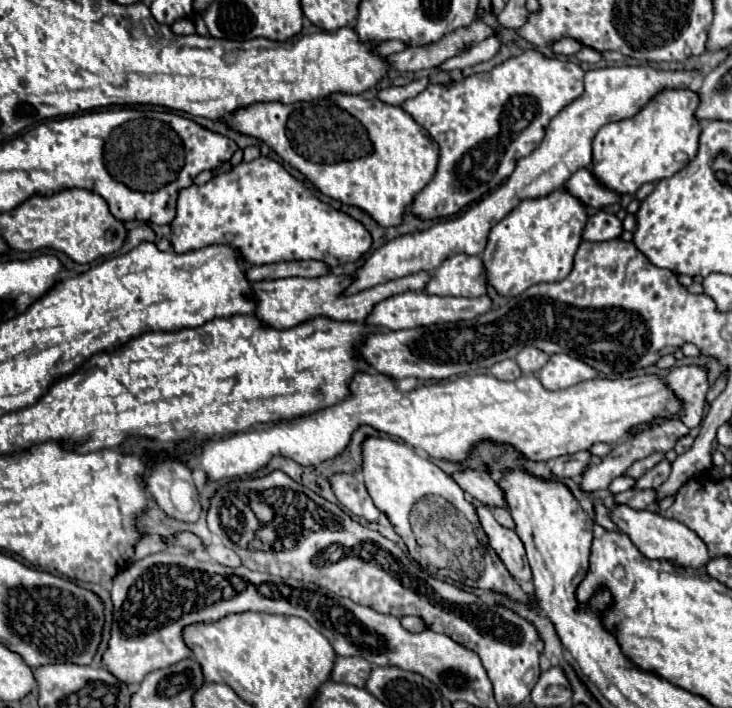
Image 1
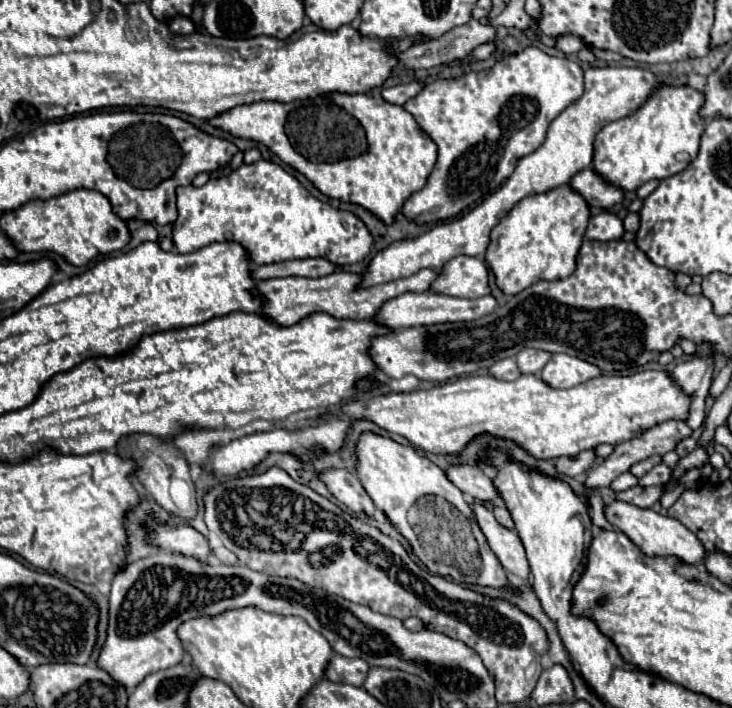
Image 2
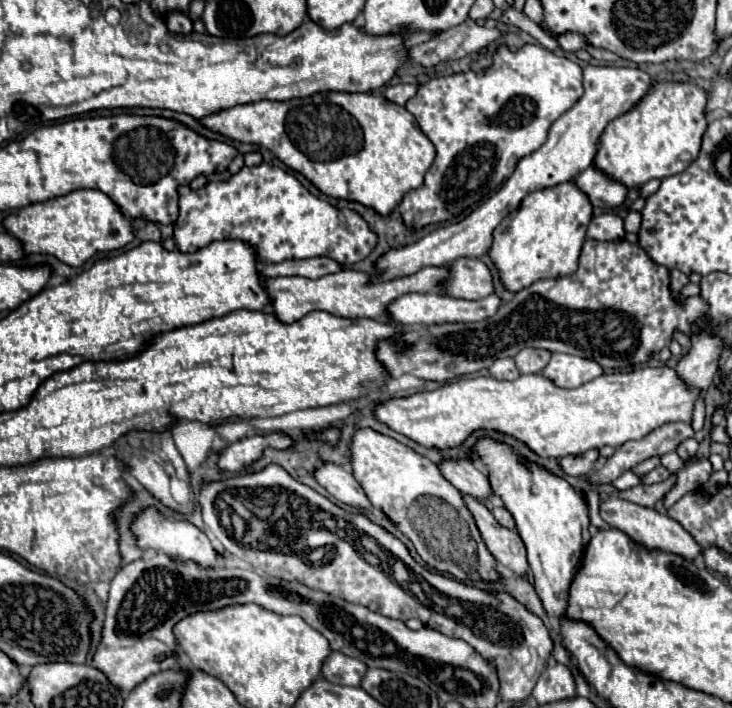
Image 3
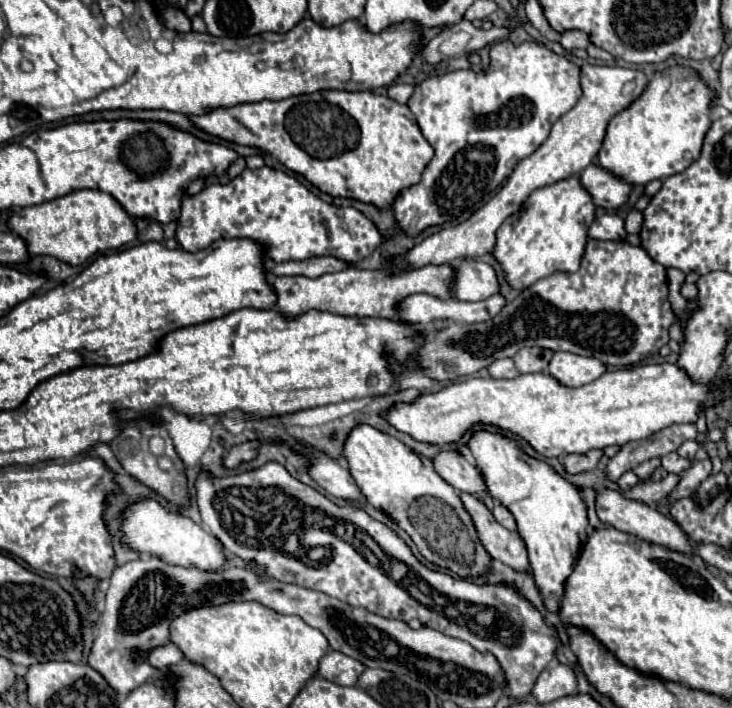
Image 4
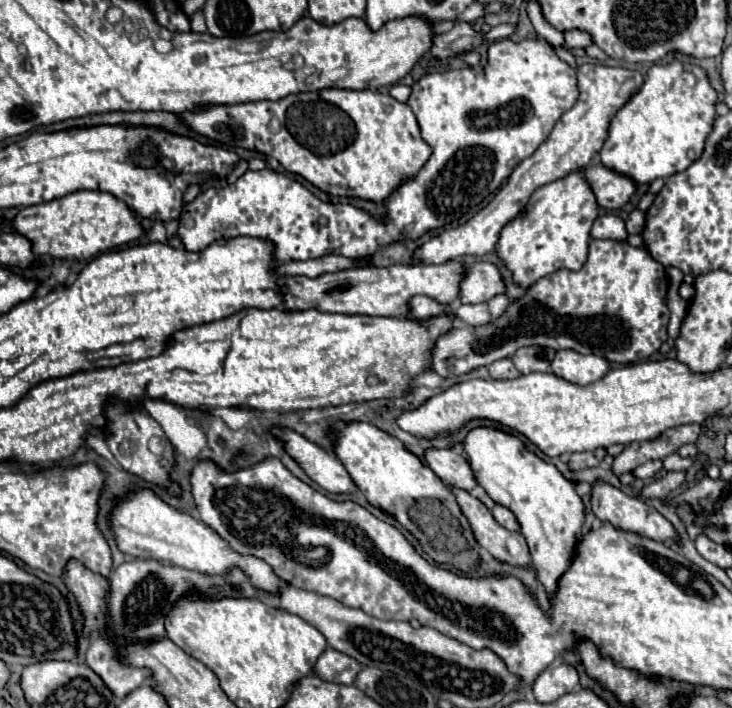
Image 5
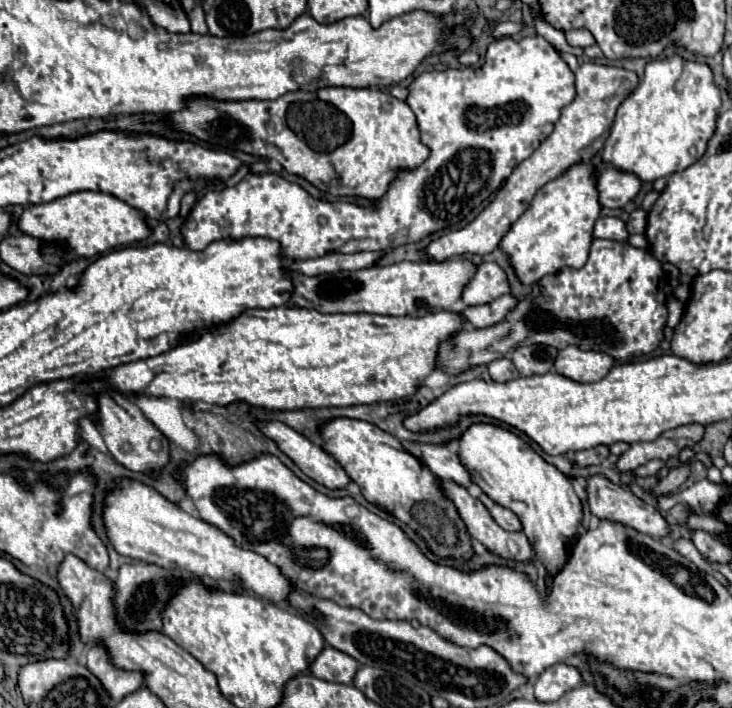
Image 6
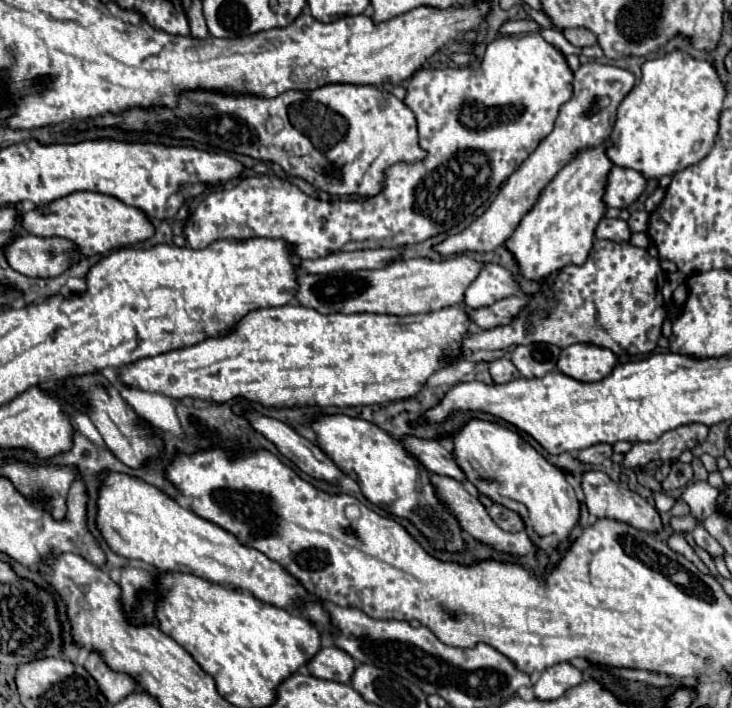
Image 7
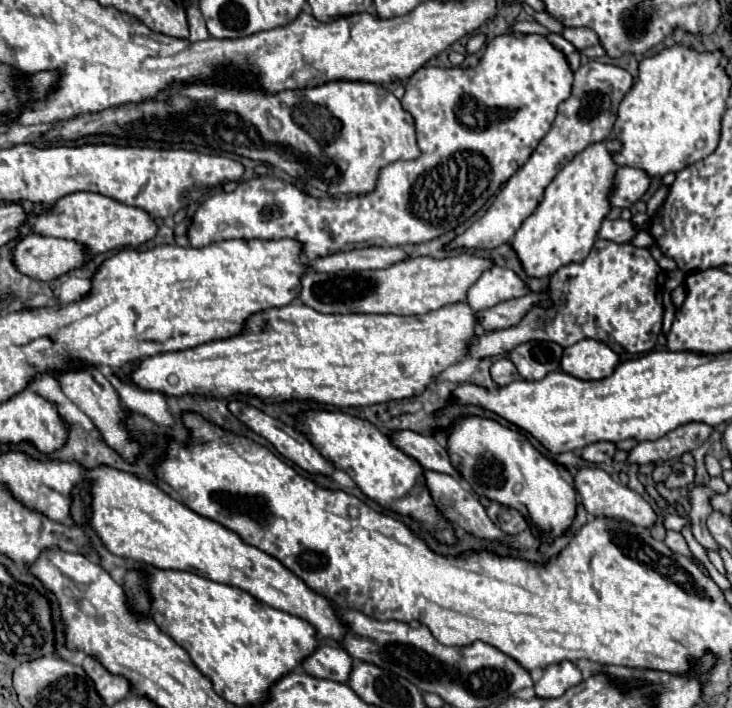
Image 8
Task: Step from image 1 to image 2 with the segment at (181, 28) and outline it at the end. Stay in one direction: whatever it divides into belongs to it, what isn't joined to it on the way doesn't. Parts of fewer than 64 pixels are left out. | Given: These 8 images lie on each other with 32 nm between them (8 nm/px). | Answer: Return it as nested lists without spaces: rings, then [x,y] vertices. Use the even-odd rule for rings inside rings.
[[[172,16],[172,20],[168,22],[168,28],[174,34],[192,34],[194,32],[194,22],[186,16]]]

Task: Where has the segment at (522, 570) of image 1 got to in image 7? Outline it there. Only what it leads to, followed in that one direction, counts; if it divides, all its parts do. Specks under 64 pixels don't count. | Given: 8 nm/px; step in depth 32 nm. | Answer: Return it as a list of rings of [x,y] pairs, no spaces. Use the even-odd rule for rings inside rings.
[[[430,472],[430,480],[432,480],[432,486],[436,488],[438,500],[440,500],[440,502],[444,500],[444,502],[448,504],[448,510],[454,514],[454,518],[456,518],[458,524],[460,524],[460,528],[466,530],[470,536],[474,536],[476,540],[480,540],[480,542],[484,542],[484,544],[490,544],[490,546],[494,546],[494,548],[498,548],[498,550],[504,550],[504,552],[508,552],[508,554],[516,554],[516,556],[524,556],[524,554],[528,554],[528,552],[532,550],[534,542],[530,540],[530,536],[528,536],[526,532],[510,534],[510,532],[504,532],[502,528],[498,528],[498,526],[492,522],[492,518],[488,516],[486,508],[480,504],[480,500],[478,500],[476,496],[470,496],[470,494],[462,488],[462,484],[460,484],[458,480],[448,478],[448,476],[440,476],[440,474],[432,474],[432,472]]]

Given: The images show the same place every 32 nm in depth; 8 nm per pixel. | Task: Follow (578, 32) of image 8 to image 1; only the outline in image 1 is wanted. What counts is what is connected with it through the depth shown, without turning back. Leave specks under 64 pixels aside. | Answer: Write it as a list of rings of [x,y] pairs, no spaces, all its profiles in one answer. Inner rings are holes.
[[[560,38],[560,40],[556,40],[554,44],[552,44],[552,50],[556,52],[556,54],[564,54],[564,56],[572,56],[572,54],[576,54],[578,50],[582,48],[582,42],[578,42],[576,38]]]

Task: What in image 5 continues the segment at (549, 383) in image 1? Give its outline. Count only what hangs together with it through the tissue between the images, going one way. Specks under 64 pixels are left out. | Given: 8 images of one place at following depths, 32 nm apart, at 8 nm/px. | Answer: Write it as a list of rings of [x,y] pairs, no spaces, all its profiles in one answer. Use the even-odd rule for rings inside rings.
[[[558,350],[552,360],[552,372],[574,384],[592,384],[610,370],[602,356],[584,356],[572,350]]]

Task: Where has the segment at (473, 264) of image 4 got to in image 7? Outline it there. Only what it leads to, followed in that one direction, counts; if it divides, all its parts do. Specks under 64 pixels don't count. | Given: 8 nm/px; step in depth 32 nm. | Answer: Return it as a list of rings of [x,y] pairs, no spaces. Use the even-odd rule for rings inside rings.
[[[486,264],[478,278],[466,290],[466,306],[472,308],[486,308],[504,296],[520,294],[520,286],[512,272],[498,264]]]

